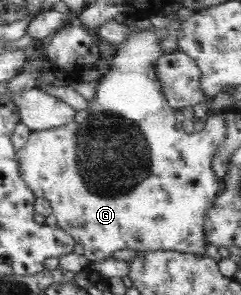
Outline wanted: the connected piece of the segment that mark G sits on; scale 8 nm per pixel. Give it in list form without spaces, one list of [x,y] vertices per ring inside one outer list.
[[[144,20],[136,22],[132,28],[128,28],[126,37],[118,45],[117,55],[111,61],[111,69],[100,79],[95,98],[88,102],[87,109],[77,112],[77,118],[65,126],[32,131],[27,143],[17,150],[16,158],[19,160],[19,167],[21,168],[21,178],[32,189],[36,197],[43,197],[49,201],[52,213],[57,218],[58,226],[62,231],[73,237],[79,245],[83,245],[84,255],[90,263],[111,259],[121,249],[123,251],[131,249],[140,252],[173,250],[204,255],[205,228],[203,227],[205,221],[207,221],[208,211],[219,197],[219,182],[211,169],[211,160],[214,151],[220,146],[222,139],[225,138],[225,120],[221,116],[209,116],[205,120],[204,130],[195,131],[191,136],[183,130],[176,129],[176,109],[169,104],[163,92],[162,82],[157,74],[157,61],[166,55],[165,51],[163,51],[163,39],[159,37],[159,31],[155,31],[151,24]]]

